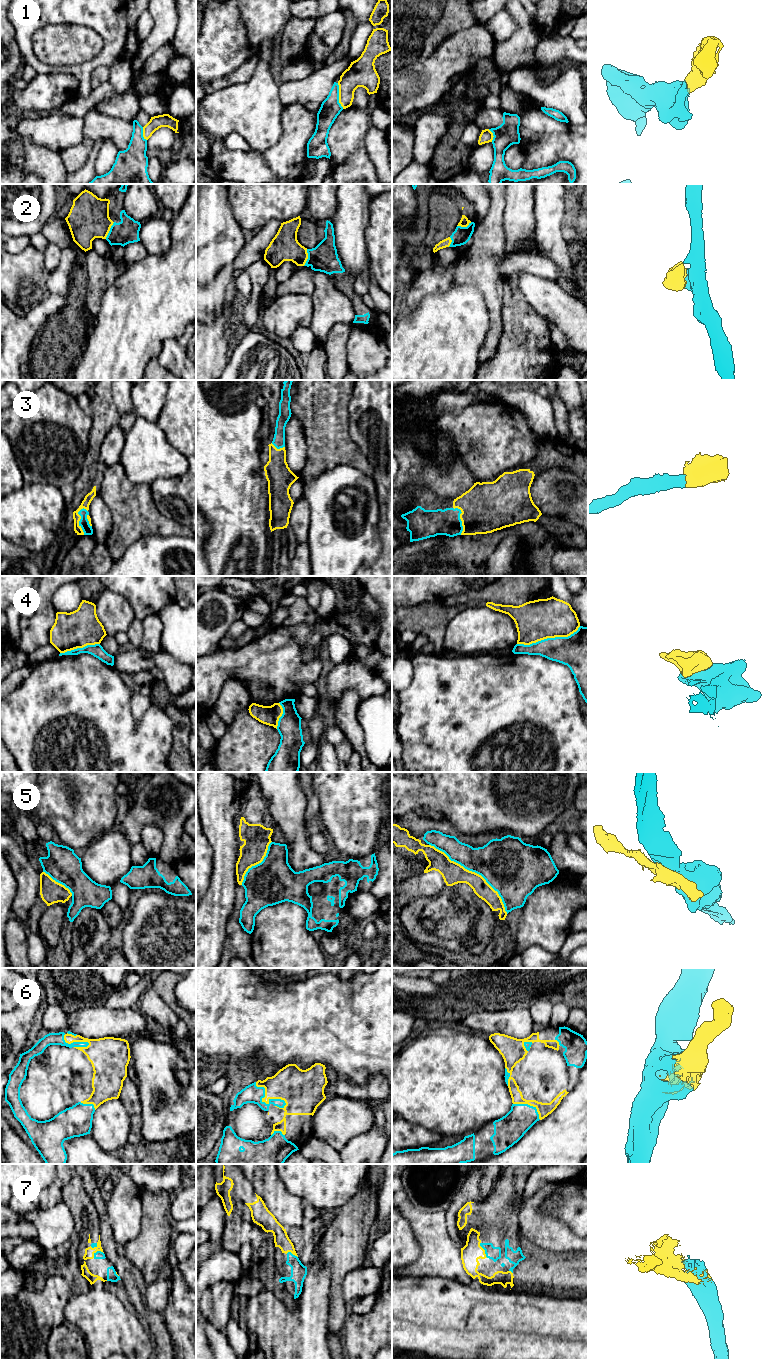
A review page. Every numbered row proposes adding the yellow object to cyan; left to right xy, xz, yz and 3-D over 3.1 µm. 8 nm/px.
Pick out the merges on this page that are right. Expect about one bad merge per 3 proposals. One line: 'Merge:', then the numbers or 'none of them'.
Merge: 2, 3, 6, 7

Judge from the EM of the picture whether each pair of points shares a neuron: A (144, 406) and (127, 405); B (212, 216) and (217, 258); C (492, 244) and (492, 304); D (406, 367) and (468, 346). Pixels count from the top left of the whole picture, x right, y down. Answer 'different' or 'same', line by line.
A: different
B: same
C: same
D: same

